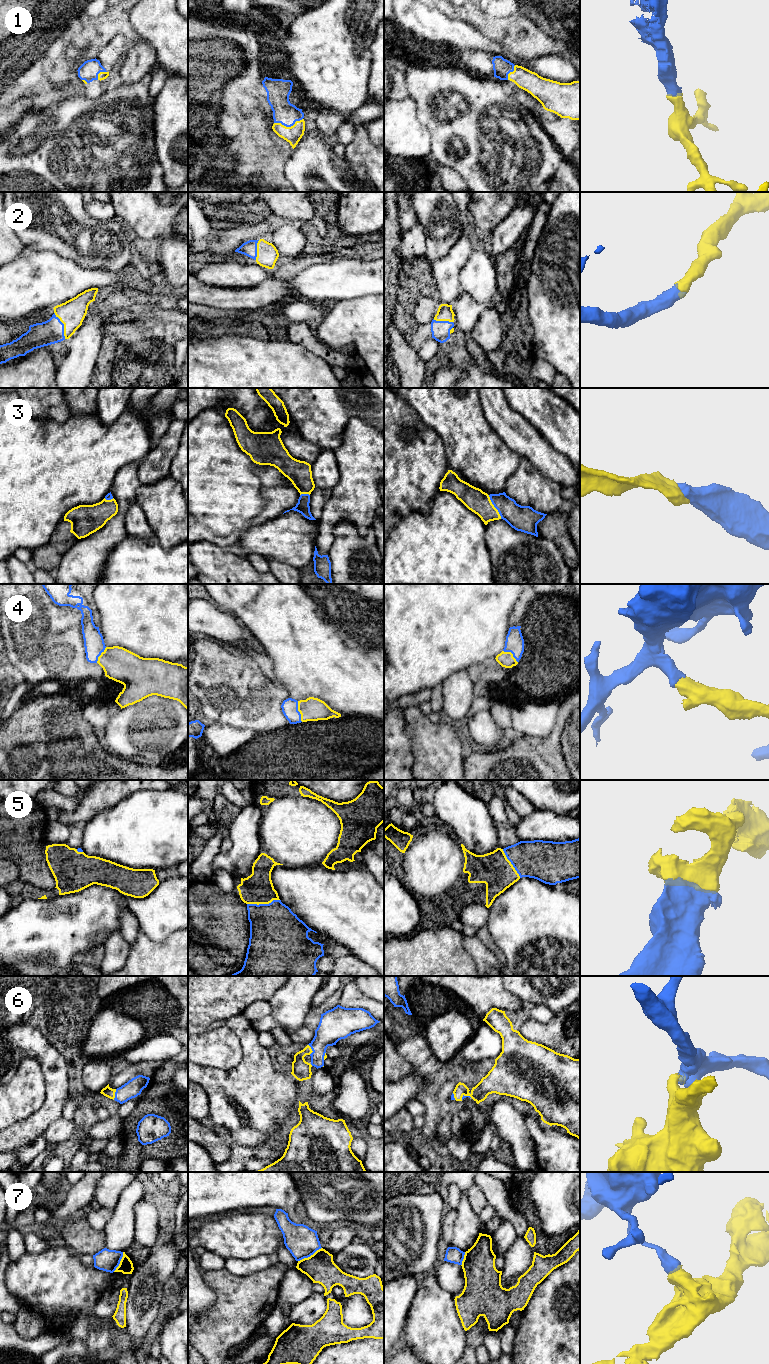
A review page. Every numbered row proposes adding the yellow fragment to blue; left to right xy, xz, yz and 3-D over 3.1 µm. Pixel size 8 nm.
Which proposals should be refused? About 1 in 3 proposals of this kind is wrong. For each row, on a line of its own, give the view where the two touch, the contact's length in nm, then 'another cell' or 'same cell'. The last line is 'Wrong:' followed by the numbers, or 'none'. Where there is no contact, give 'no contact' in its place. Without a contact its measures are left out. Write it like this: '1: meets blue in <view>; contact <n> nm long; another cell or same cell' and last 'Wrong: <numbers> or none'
1: meets blue in xz; contact 240 nm long; same cell
2: meets blue in xy; contact 240 nm long; same cell
3: meets blue in yz; contact 220 nm long; same cell
4: meets blue in xz; contact 170 nm long; same cell
5: meets blue in xz; contact 260 nm long; same cell
6: meets blue in xy; contact 90 nm long; same cell
7: meets blue in xz; contact 220 nm long; another cell
Wrong: 7

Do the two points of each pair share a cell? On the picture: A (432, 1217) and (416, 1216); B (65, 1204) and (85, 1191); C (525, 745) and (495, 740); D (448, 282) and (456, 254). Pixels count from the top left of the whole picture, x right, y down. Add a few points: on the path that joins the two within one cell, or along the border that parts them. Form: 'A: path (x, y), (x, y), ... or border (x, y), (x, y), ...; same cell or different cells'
A: path (428, 1217), (420, 1217); same cell
B: path (70, 1202), (80, 1195); same cell
C: border (510, 733), (502, 745), (483, 750); different cells
D: path (450, 275), (450, 265), (453, 261); same cell

